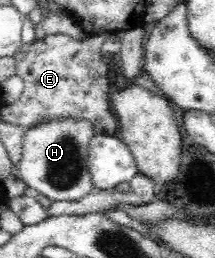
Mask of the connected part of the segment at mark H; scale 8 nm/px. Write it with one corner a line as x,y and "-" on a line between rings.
57,120
46,121
45,124
34,126
25,133
22,145
22,158
17,166
17,174
27,184
27,190
33,194
43,194
55,203
58,201
74,202
94,191
92,177
87,167
88,148
94,138
92,125
88,121

